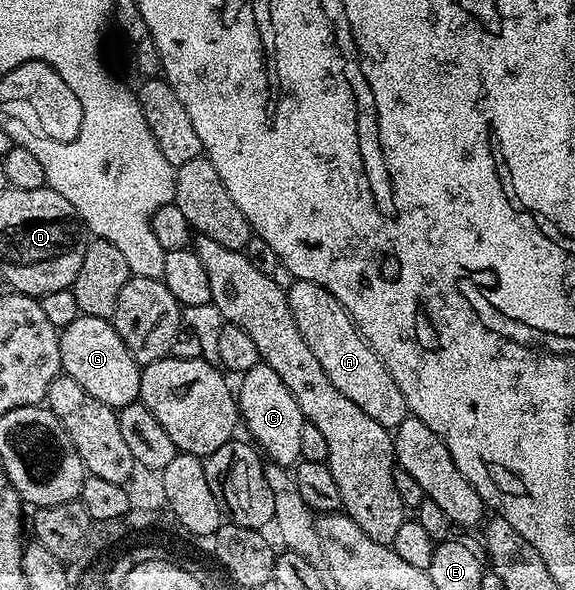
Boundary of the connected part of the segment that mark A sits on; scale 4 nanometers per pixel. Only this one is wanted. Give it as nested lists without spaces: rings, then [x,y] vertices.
[[[295,280],[286,287],[287,303],[293,312],[293,320],[297,324],[297,332],[305,336],[305,344],[313,351],[313,356],[325,368],[325,376],[333,380],[333,385],[365,416],[373,416],[377,424],[387,430],[394,431],[409,416],[405,396],[401,396],[401,388],[397,388],[397,380],[389,376],[385,364],[375,355],[375,349],[363,339],[355,327],[349,311],[340,304],[321,284],[313,284],[309,280]]]

